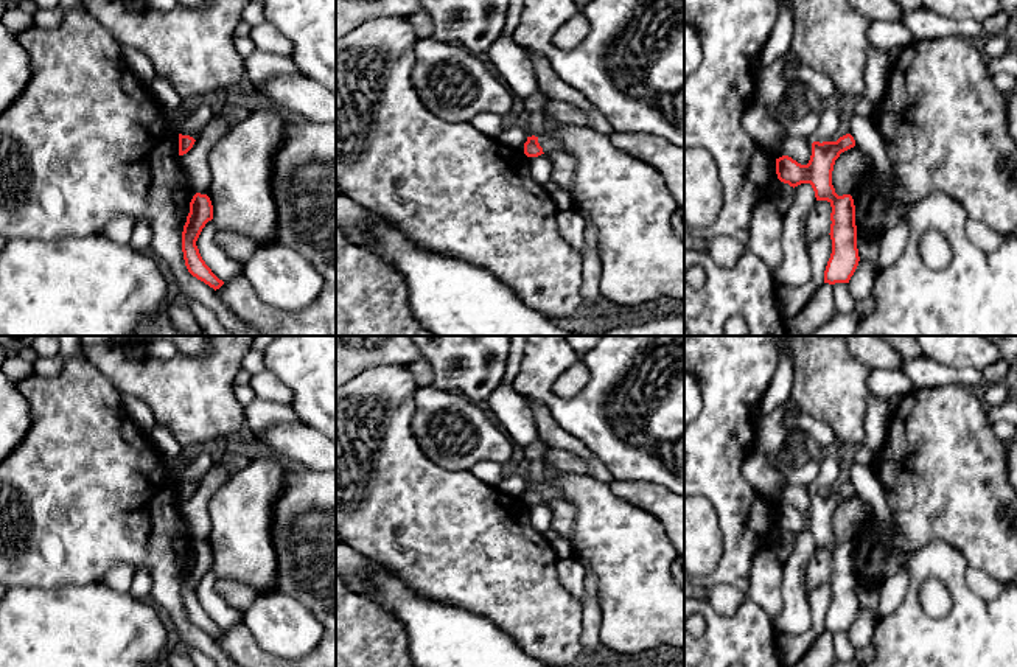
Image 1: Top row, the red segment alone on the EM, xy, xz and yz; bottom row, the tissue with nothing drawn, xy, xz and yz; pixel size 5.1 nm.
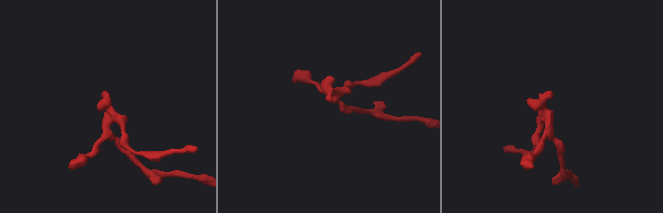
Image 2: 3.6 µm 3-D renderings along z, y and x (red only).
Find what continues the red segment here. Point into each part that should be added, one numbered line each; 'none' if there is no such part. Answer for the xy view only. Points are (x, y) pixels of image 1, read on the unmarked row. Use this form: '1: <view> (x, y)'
none

